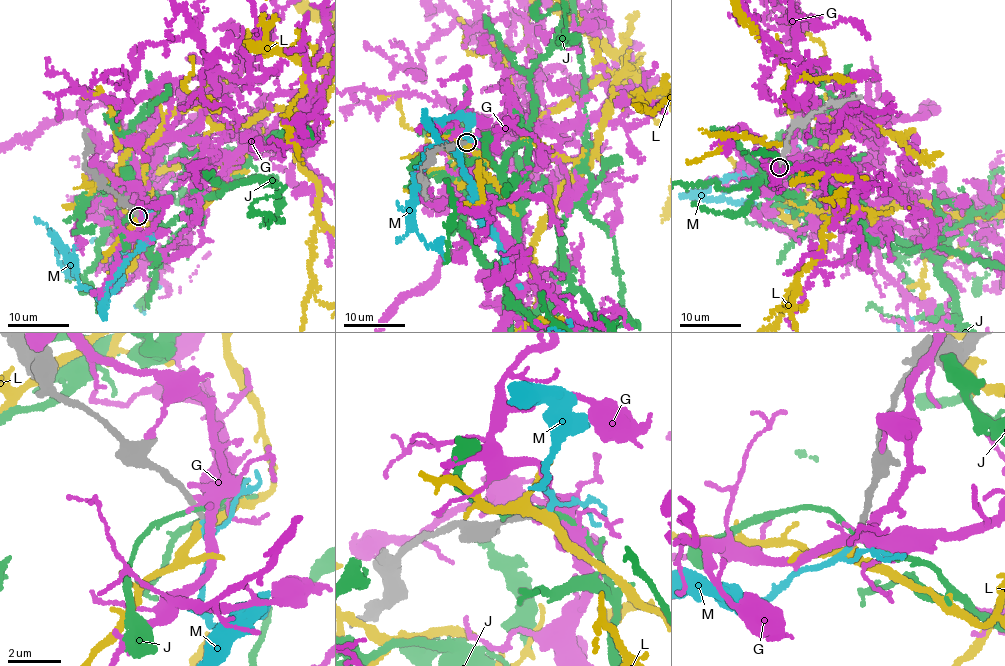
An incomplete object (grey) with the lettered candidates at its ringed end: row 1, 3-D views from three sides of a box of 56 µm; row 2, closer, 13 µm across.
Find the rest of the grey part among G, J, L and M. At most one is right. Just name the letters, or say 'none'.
M

